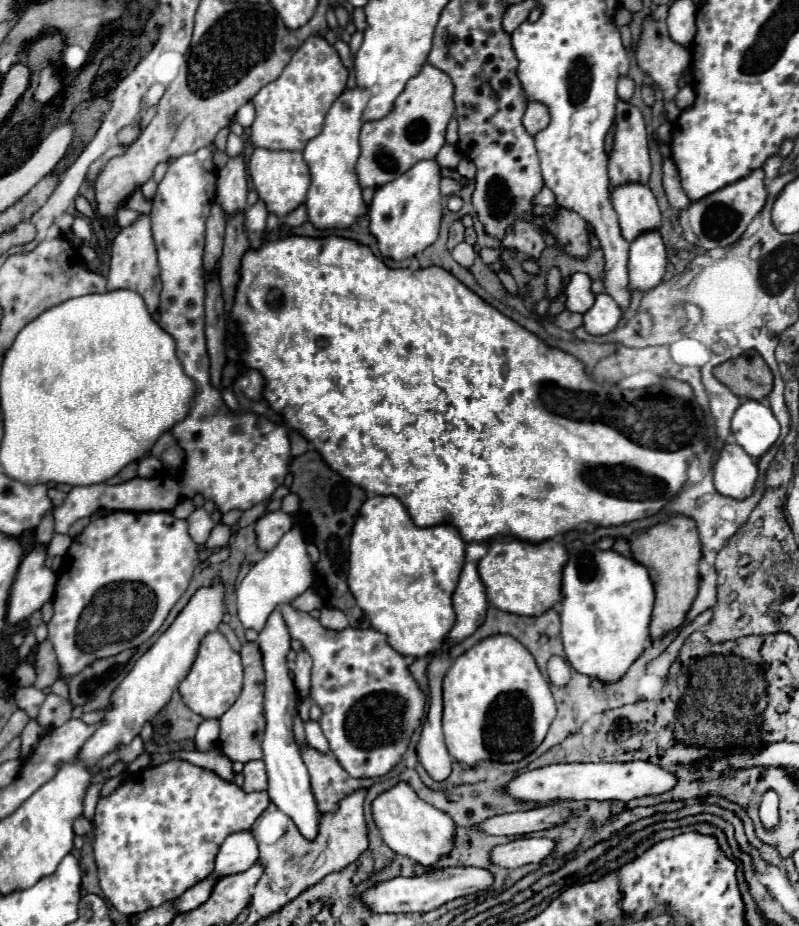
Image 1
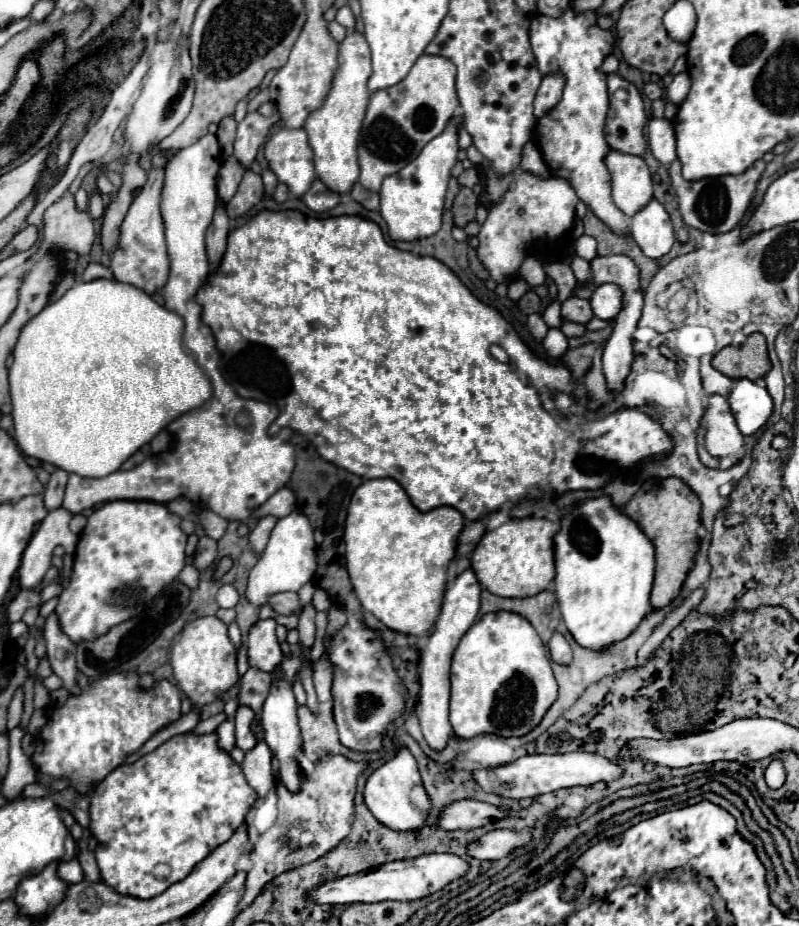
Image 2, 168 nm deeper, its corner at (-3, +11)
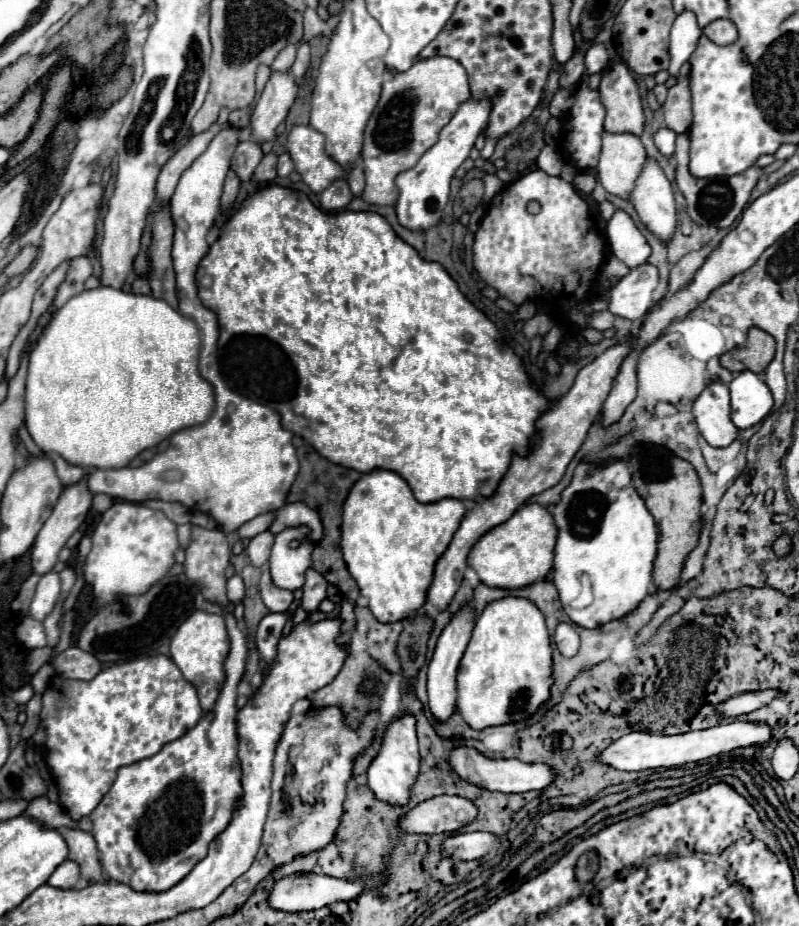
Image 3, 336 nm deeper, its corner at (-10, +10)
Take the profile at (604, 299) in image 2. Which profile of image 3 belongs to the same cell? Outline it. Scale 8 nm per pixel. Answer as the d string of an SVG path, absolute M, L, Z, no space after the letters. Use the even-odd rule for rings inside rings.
M642 264L632 268L608 294L608 310L614 316L640 320L654 306L654 288L658 286L658 268Z

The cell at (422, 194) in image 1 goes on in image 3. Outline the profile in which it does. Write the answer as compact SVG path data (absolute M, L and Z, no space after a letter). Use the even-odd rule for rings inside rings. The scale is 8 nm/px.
M470 96L468 100L464 100L460 104L460 108L456 110L456 114L452 116L452 120L440 130L438 142L420 158L420 162L402 172L396 178L396 186L400 190L398 202L396 202L396 214L398 220L404 228L408 230L428 230L428 226L436 224L446 202L450 196L450 180L456 172L456 168L470 156L470 150L478 138L478 134L482 134L488 126L488 118L490 118L490 98L482 96L482 98L474 98Z

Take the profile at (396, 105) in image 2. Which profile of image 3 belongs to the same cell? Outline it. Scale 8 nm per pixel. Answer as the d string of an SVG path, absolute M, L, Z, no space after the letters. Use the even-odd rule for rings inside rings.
M432 56L426 60L418 60L410 70L398 72L386 78L386 82L382 84L380 102L376 110L372 112L368 126L364 130L366 140L362 148L362 160L364 160L366 188L362 192L362 200L366 200L368 204L378 204L378 206L396 204L398 200L398 188L394 184L396 176L404 170L410 170L422 158L422 154L436 144L438 132L450 122L450 116L454 116L454 112L458 110L458 104L466 100L468 96L470 96L470 88L468 88L466 70L462 68L460 62L446 56Z

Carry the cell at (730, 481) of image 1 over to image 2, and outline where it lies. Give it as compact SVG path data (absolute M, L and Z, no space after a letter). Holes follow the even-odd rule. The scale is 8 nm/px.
M711 395L709 407L707 407L703 419L705 419L705 427L707 427L705 447L713 457L725 459L733 453L737 453L739 449L743 449L745 439L735 423L735 417L731 415L727 397Z

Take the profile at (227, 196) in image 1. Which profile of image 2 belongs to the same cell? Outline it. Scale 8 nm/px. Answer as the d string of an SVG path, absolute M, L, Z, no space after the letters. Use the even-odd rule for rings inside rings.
M247 113L247 117L239 123L237 127L237 137L235 137L235 151L233 157L245 167L249 169L251 163L255 161L255 155L259 151L259 147L265 141L265 135L269 133L271 127L271 119L255 113Z

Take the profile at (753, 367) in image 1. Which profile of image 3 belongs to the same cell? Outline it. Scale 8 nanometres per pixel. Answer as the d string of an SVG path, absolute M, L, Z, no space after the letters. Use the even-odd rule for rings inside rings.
M750 328L744 346L722 354L720 364L730 372L750 370L754 374L760 374L772 362L774 350L776 350L776 340L768 332L760 328Z

